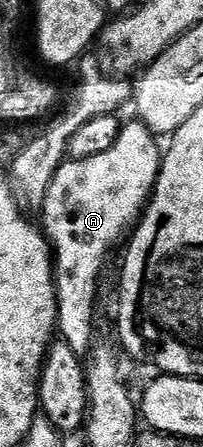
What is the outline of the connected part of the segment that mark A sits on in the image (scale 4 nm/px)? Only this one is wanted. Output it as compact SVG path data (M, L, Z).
M132 121L132 123L124 122L122 126L120 126L117 141L109 149L105 149L105 153L97 153L97 157L89 157L88 159L72 159L70 161L64 161L64 163L57 169L57 173L53 177L53 181L45 193L45 201L41 208L41 214L43 214L41 230L43 234L47 236L47 242L50 243L53 248L53 262L55 265L55 301L59 304L57 331L61 336L62 342L68 343L73 349L73 353L80 357L86 356L93 346L91 334L95 331L95 298L99 295L99 278L103 275L103 262L106 261L107 254L118 245L119 238L121 238L123 234L126 236L128 232L138 224L150 200L151 192L155 189L155 182L159 176L159 165L161 162L161 143L160 147L159 143L160 140L157 136L151 132L148 127L144 126L143 123L138 121Z

